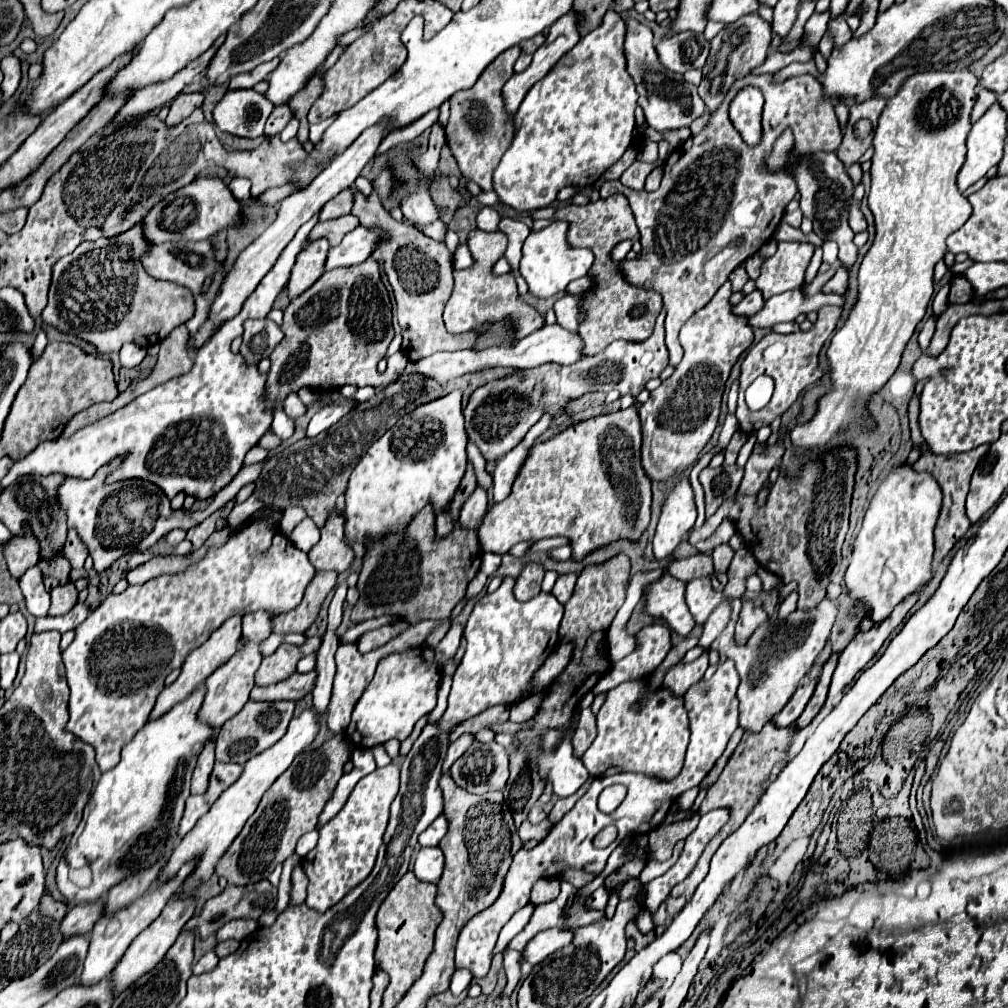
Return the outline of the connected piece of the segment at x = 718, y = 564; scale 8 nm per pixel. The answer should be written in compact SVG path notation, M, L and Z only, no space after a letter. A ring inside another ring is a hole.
M720 545L712 551L712 559L714 559L714 570L717 573L726 572L734 557L734 551L730 545Z

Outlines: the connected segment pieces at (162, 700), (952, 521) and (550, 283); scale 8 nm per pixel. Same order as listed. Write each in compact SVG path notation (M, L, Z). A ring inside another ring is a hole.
M232 615L228 617L208 639L202 647L194 649L188 657L186 657L186 663L182 665L182 671L180 671L180 677L162 689L162 693L158 695L158 701L156 701L156 707L152 709L152 715L150 719L158 719L160 715L164 715L168 709L172 709L176 703L180 703L184 697L188 697L200 683L206 681L208 675L212 675L212 671L216 671L216 667L220 667L222 663L226 663L234 653L236 653L236 645L240 641L240 625L242 625L242 615Z
M980 445L972 451L966 453L958 453L958 455L934 455L934 453L924 453L916 463L914 469L916 471L930 471L934 475L934 479L938 481L942 493L944 493L944 511L940 511L940 519L938 519L938 527L936 527L936 555L934 555L934 563L938 565L944 555L954 547L954 543L958 539L964 537L964 533L970 527L970 521L966 517L964 511L964 501L968 495L968 485L970 485L970 477L980 461L980 457L988 451L988 445Z
M554 221L542 231L530 231L528 239L524 241L520 273L528 283L528 291L540 299L546 299L564 291L570 281L584 277L594 263L594 255L590 249L572 249L566 243L566 231L568 231L568 223Z

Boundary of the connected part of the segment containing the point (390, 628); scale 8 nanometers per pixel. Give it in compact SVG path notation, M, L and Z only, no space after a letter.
M398 621L398 623L392 623L392 625L384 625L380 629L374 629L374 631L366 631L358 637L356 641L356 647L360 653L368 653L376 647L382 647L384 643L388 643L392 637L396 637L400 631L404 631L408 627L408 623L404 621Z

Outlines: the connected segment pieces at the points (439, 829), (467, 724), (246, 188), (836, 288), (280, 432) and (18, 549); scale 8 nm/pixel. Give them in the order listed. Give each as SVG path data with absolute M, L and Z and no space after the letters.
M440 815L438 819L432 821L432 825L426 831L420 833L418 843L422 847L434 847L434 845L440 843L440 839L446 835L446 831L448 831L448 821L444 819L444 815Z
M496 705L488 708L481 714L460 723L450 735L453 743L463 733L476 733L482 729L488 729L494 724L502 724L509 720L510 706Z
M234 177L232 183L228 185L232 195L238 199L238 201L246 201L250 197L250 183L248 179L242 179L242 177Z
M840 265L836 275L822 287L822 293L838 293L838 295L844 295L848 289L848 271Z
M276 403L274 405L274 421L272 421L272 431L280 437L280 439L290 439L294 433L294 421L284 413L284 409Z
M26 531L22 537L14 537L8 545L4 545L4 555L14 577L22 575L28 567L34 567L38 563L38 543L32 531Z

